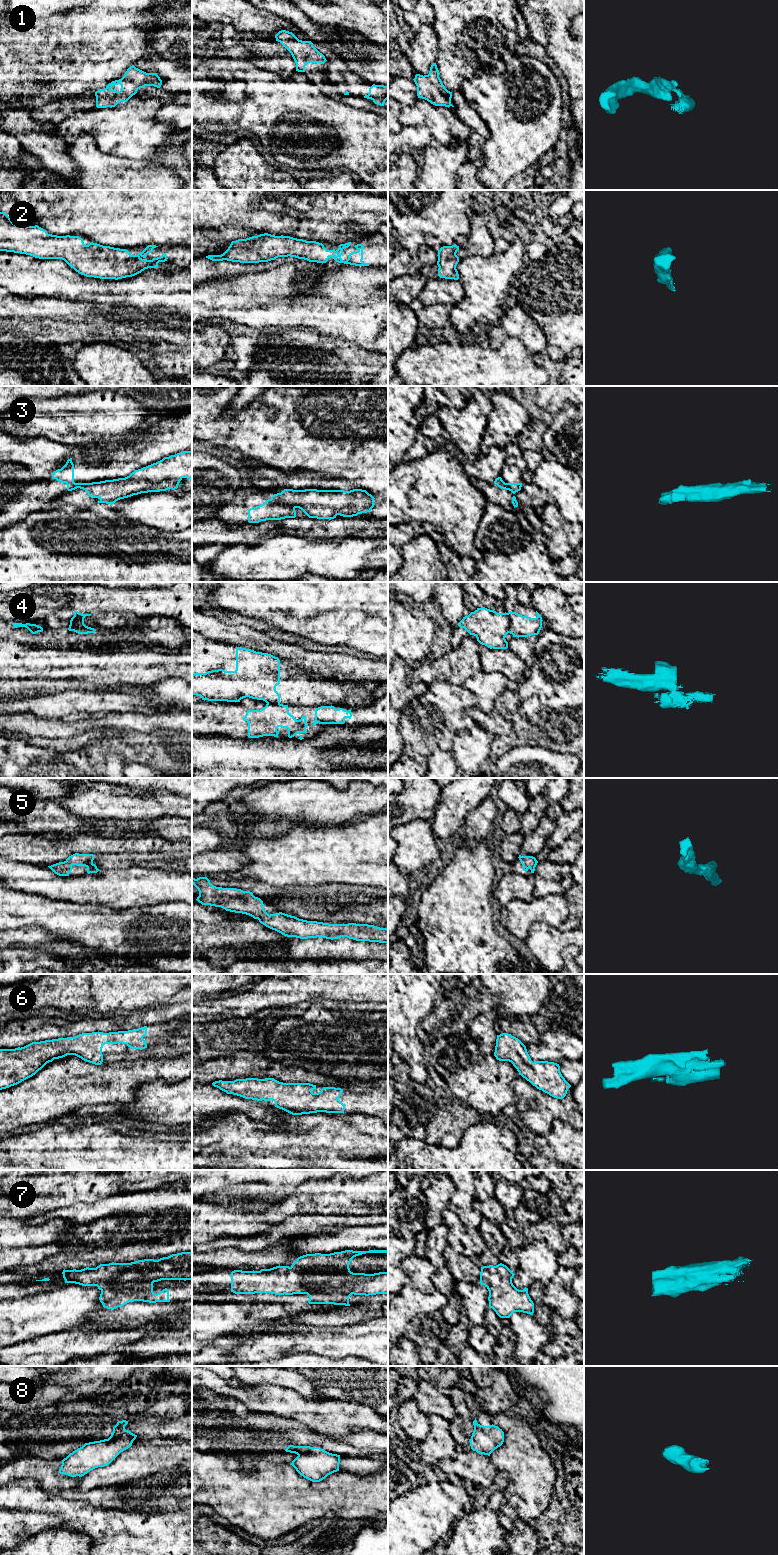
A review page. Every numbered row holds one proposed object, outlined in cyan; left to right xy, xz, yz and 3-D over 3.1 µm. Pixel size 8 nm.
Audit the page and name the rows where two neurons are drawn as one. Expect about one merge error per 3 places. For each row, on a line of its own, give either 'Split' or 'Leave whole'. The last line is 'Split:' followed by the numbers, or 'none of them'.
1: Leave whole
2: Leave whole
3: Split
4: Split
5: Leave whole
6: Leave whole
7: Leave whole
8: Leave whole
Split: 3, 4

